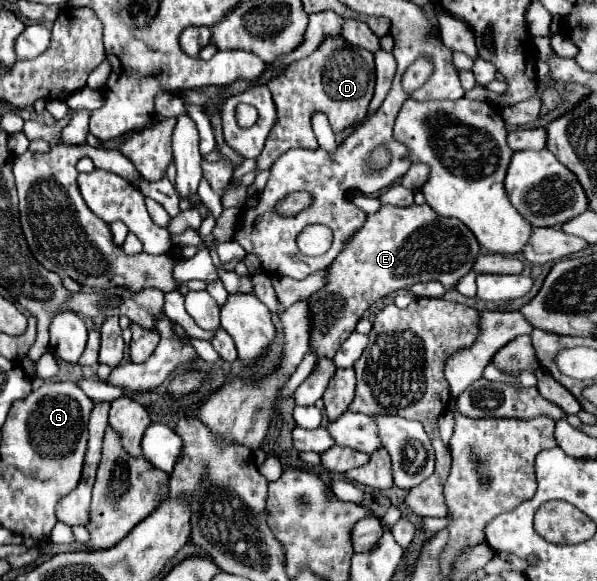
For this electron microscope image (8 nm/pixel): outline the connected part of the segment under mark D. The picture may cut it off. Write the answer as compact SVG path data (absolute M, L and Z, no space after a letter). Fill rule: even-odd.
M331 35L325 37L323 43L309 57L289 65L279 77L271 79L267 87L273 93L273 103L277 109L275 125L265 141L261 155L257 157L255 171L245 174L226 188L221 196L223 208L240 208L248 197L247 183L252 184L259 171L271 169L271 163L275 163L275 159L279 159L285 151L319 147L311 127L311 117L315 113L325 113L335 133L341 133L365 119L375 89L373 53L363 51L361 47L351 47L351 43L341 35Z

